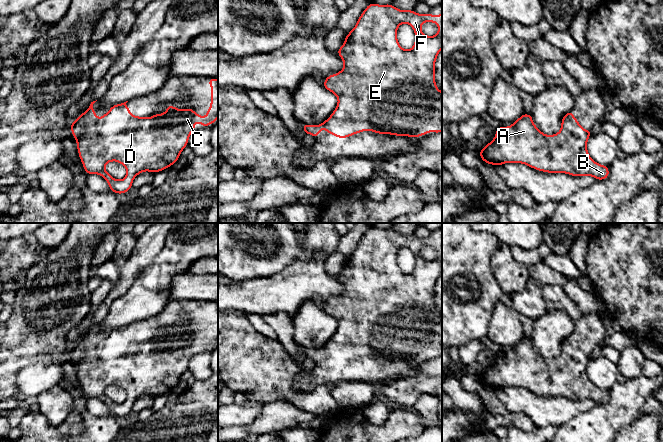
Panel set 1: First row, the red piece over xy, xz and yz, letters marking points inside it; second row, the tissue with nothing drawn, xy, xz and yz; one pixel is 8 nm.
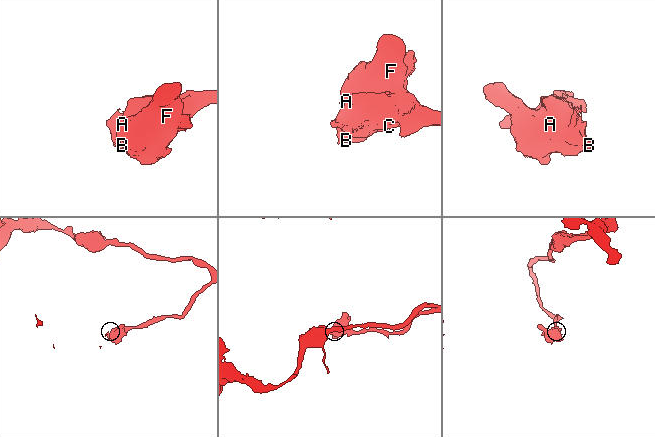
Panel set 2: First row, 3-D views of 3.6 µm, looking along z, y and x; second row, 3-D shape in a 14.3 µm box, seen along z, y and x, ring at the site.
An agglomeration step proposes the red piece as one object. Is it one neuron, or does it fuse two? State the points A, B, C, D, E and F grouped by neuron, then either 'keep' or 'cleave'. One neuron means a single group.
groups A B C D E F; keep

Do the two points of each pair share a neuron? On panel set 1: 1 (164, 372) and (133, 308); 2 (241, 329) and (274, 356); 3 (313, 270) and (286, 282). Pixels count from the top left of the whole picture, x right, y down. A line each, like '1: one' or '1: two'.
1: two
2: one
3: one

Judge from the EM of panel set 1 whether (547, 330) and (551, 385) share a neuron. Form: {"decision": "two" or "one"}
{"decision": "two"}

